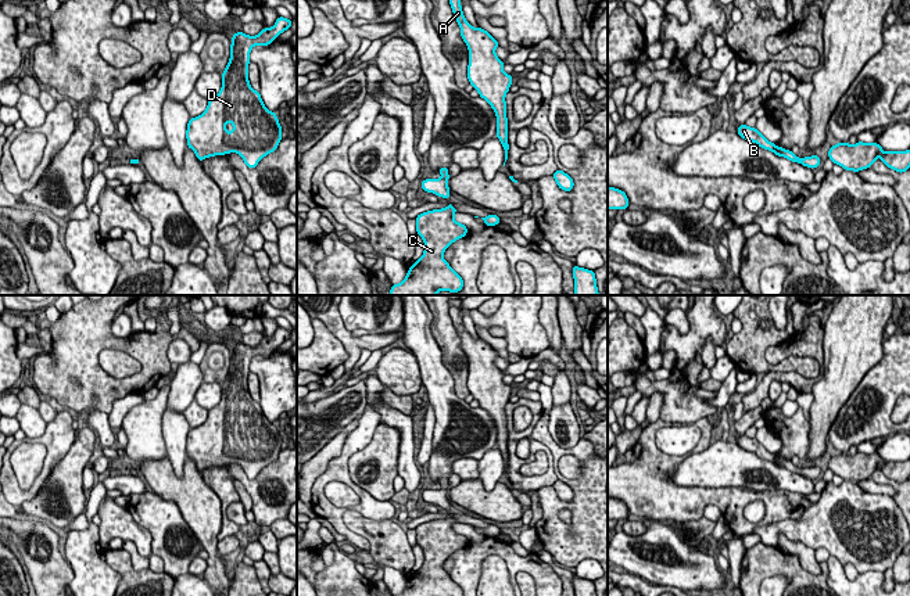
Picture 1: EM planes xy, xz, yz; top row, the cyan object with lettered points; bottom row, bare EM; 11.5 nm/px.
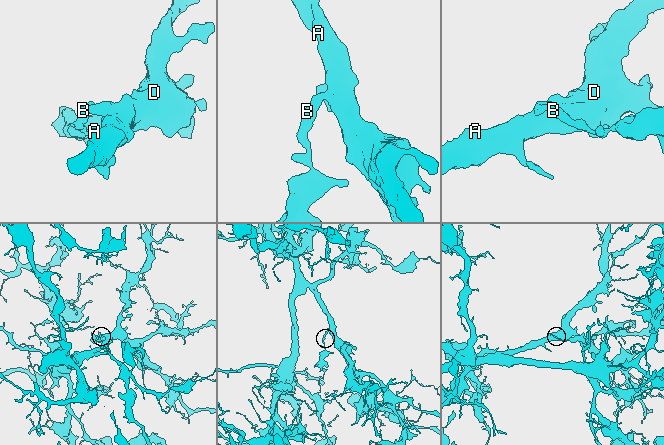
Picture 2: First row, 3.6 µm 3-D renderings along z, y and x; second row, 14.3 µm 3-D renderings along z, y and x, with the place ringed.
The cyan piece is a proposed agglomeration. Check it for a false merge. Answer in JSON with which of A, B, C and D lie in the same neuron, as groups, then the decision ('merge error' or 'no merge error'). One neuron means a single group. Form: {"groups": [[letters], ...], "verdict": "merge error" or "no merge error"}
{"groups": [["A", "B", "C", "D"]], "verdict": "no merge error"}

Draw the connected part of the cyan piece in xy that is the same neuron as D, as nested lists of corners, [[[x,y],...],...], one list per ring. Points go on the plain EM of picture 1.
[[[277,327],[272,338],[257,347],[236,342],[232,347],[230,369],[223,381],[221,402],[208,410],[207,420],[190,428],[186,441],[187,457],[201,473],[208,467],[237,463],[247,478],[273,463],[282,450],[282,437],[276,423],[269,421],[259,402],[248,392],[251,359],[269,356],[293,331]]]

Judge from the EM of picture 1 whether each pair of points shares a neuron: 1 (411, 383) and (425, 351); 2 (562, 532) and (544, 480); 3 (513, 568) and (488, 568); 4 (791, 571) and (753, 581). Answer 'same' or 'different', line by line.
1: different
2: different
3: different
4: same

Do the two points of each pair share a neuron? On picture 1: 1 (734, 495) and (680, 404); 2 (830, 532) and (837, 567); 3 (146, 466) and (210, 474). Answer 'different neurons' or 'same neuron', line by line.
1: different neurons
2: different neurons
3: different neurons

